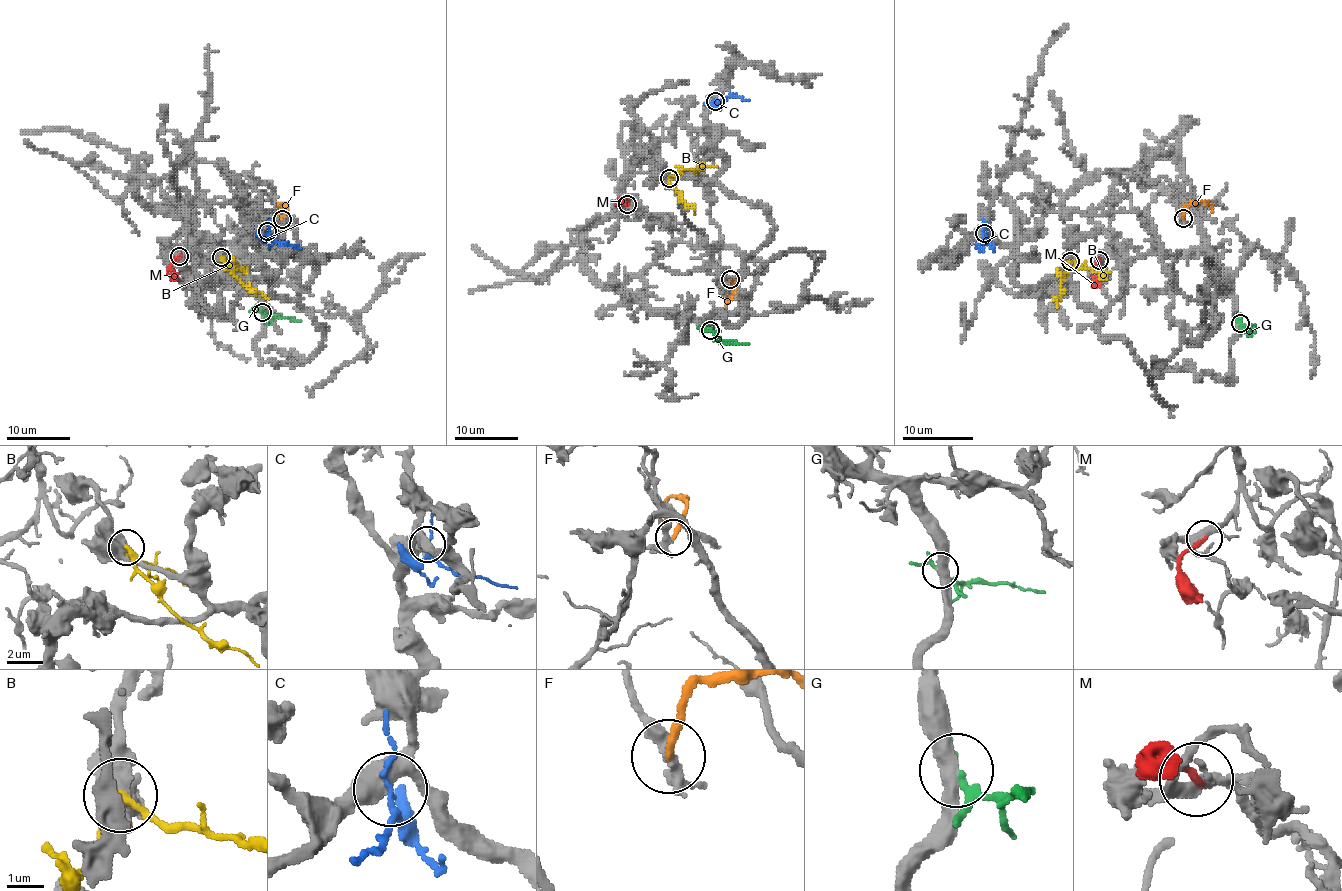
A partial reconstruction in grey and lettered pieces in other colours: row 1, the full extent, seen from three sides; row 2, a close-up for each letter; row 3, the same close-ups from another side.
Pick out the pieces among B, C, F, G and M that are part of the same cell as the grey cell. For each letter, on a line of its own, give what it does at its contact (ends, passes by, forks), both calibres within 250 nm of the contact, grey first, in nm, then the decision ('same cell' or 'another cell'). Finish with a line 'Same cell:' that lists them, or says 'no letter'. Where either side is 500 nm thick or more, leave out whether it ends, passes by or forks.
B: 550 nm thick on the grey side, 320 nm on the other; another cell
C: it forks there; 400 nm thick on the grey side, 130 nm on the other; another cell
F: it ends there; 280 nm thick on the grey side, 240 nm on the other; another cell
G: it passes by; 460 nm thick on the grey side, 200 nm on the other; another cell
M: it ends there; 320 nm thick on the grey side, 240 nm on the other; another cell
Same cell: no letter

